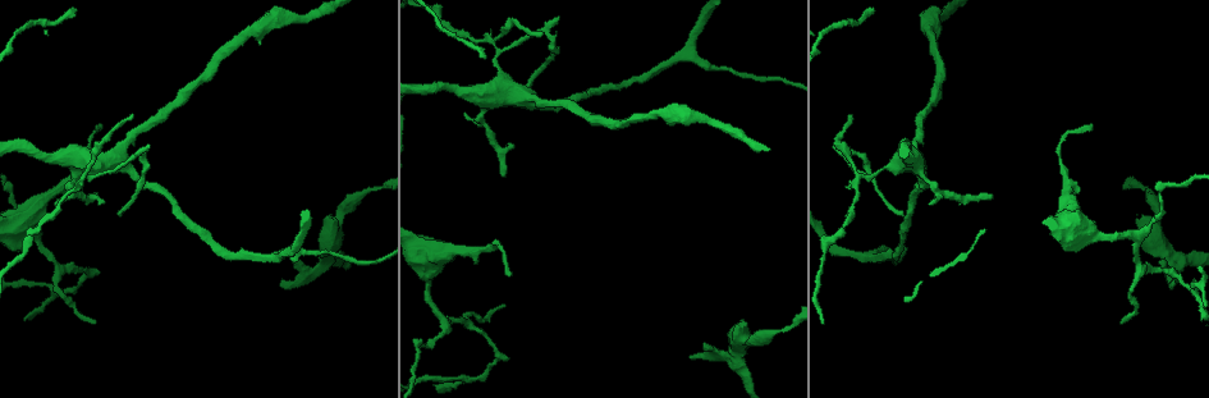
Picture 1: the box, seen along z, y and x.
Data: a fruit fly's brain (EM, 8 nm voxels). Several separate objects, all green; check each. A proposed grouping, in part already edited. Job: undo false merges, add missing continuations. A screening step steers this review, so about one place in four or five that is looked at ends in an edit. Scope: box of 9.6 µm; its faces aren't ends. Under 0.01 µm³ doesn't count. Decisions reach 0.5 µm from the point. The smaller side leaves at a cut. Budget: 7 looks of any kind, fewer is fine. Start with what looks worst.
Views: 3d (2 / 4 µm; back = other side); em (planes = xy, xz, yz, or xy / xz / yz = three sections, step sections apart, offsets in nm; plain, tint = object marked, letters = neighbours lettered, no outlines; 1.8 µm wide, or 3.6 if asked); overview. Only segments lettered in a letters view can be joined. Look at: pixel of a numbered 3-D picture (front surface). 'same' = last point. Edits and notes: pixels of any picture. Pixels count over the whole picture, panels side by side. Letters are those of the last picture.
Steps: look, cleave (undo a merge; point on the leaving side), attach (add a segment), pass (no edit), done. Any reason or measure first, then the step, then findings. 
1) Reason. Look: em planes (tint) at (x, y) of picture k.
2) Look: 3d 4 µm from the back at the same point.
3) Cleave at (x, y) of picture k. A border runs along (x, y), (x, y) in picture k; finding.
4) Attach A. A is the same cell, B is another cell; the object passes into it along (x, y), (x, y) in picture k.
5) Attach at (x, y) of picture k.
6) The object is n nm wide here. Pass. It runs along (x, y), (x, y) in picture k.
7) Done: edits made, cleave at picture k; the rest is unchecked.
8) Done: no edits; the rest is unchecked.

Look: em 3.6 µm planes (letters) at (82, 179) of picture 1.

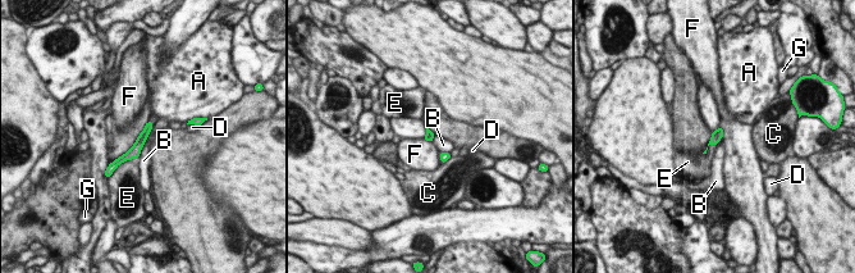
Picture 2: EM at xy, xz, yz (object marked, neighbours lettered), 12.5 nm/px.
The object is 100 nm wide here. Pass. A, B, C, D, E, F and G are other cells; it runs along (149, 126), (138, 145), (126, 157) in picture 2; all the same neuron.

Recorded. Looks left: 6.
Three-way junction. Look: em 3.6 µm planes (tint) at (57, 268) of picture 1.

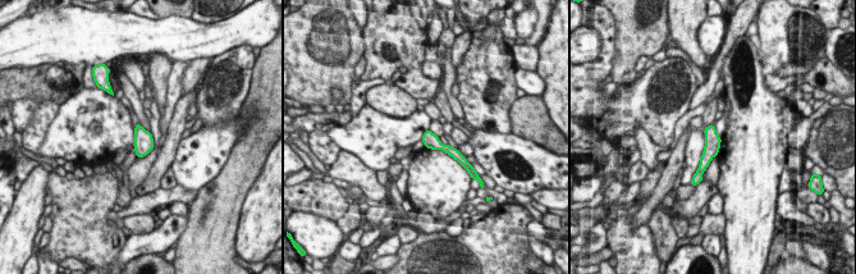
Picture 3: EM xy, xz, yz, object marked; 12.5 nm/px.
See the neighbours. Look: em 3.6 µm planes (letters) at the same point.

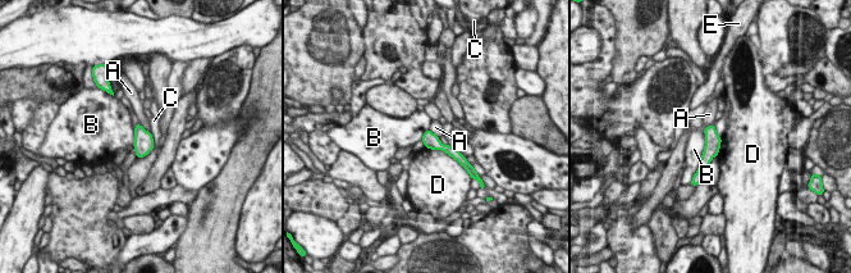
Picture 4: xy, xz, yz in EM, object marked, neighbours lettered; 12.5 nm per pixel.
The object is 190 nm wide here. Pass. A, B, C, D and E are other cells; a border runs along (704, 132), (703, 155), (691, 177) in picture 4; all the same neuron.

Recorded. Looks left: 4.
Look: em planes (tint) at (993, 196) of picture 1.

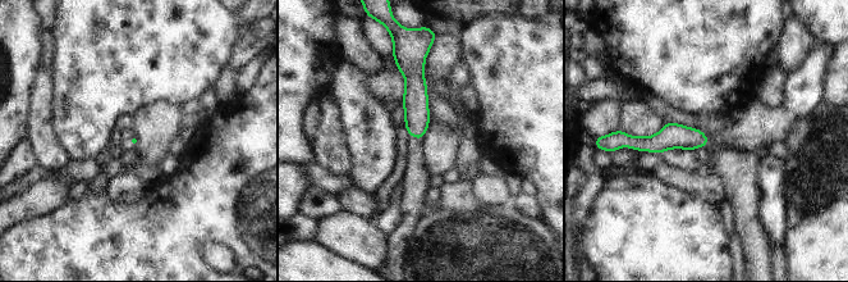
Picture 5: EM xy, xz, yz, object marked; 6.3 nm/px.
What lies round it. Look: em planes (letters) at the same point.

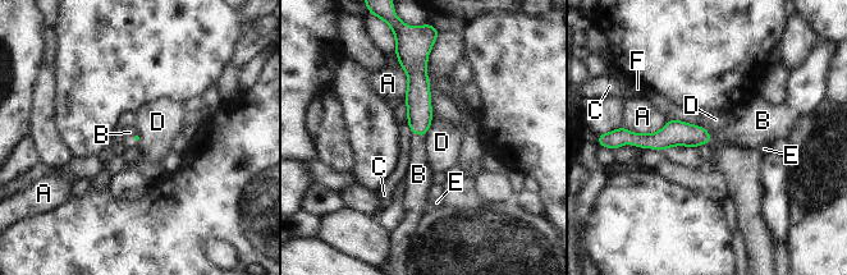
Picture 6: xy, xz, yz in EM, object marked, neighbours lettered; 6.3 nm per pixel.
Attach B. B is the same cell, A, C, D, E and F are other cells; the object passes into it along (419, 100), (417, 133), (419, 173) in picture 6; the neuron continues.

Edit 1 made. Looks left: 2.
Done: edits made, attach at picture 6; the rest is unchecked.

